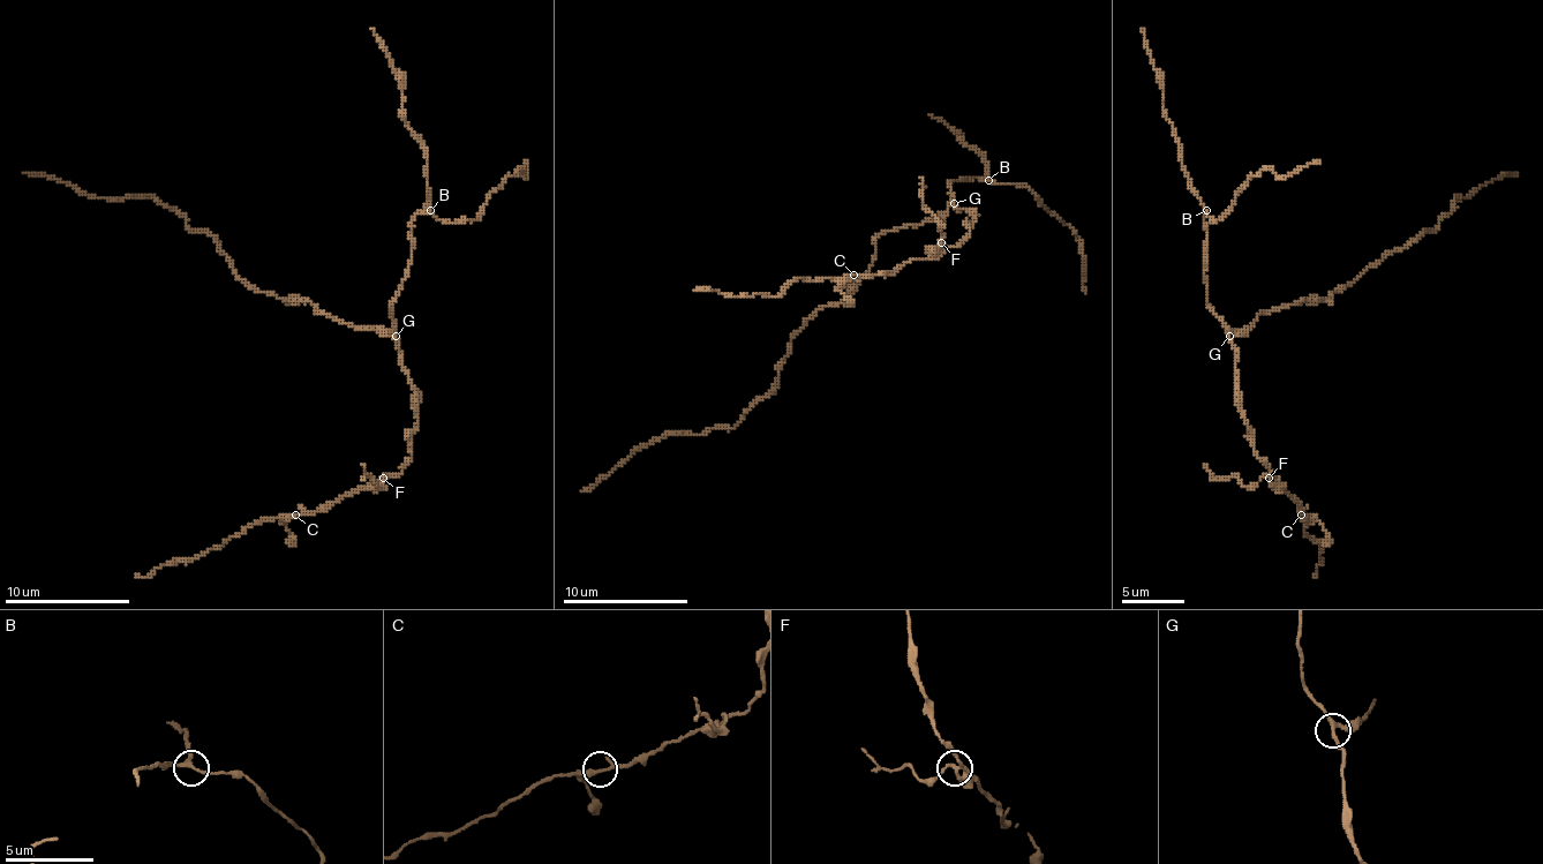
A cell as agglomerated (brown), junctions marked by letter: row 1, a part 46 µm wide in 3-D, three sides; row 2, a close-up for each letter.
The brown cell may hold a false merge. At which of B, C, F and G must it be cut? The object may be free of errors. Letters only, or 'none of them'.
F

